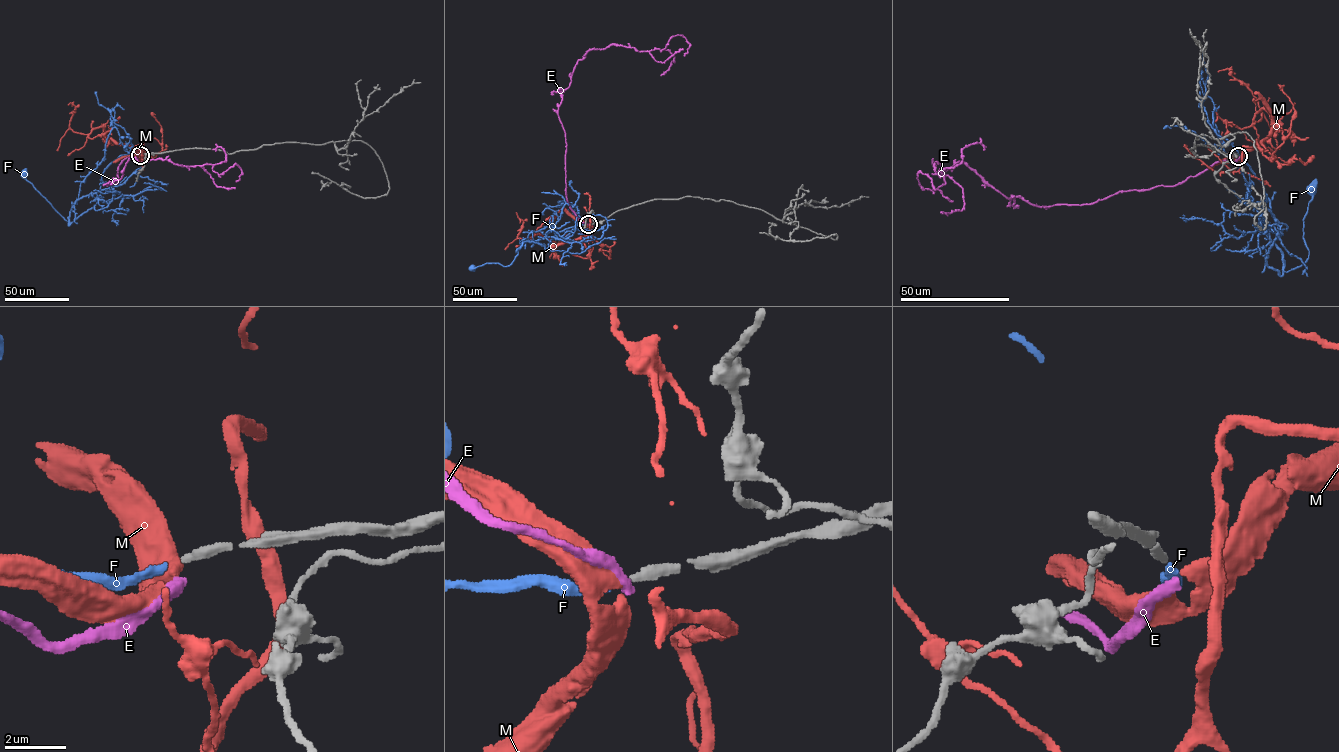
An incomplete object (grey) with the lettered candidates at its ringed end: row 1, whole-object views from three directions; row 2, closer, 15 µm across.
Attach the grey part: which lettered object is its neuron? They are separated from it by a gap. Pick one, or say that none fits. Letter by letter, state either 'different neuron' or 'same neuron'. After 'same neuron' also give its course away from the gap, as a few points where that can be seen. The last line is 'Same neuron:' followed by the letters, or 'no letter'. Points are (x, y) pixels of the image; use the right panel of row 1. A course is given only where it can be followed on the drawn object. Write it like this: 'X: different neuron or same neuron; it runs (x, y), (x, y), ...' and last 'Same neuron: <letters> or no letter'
E: different neuron
F: same neuron; it runs (1239, 156), (1269, 201), (1280, 235), (1269, 248), (1266, 264), (1281, 275), (1308, 258), (1303, 218), (1312, 189)
M: different neuron
Same neuron: F

